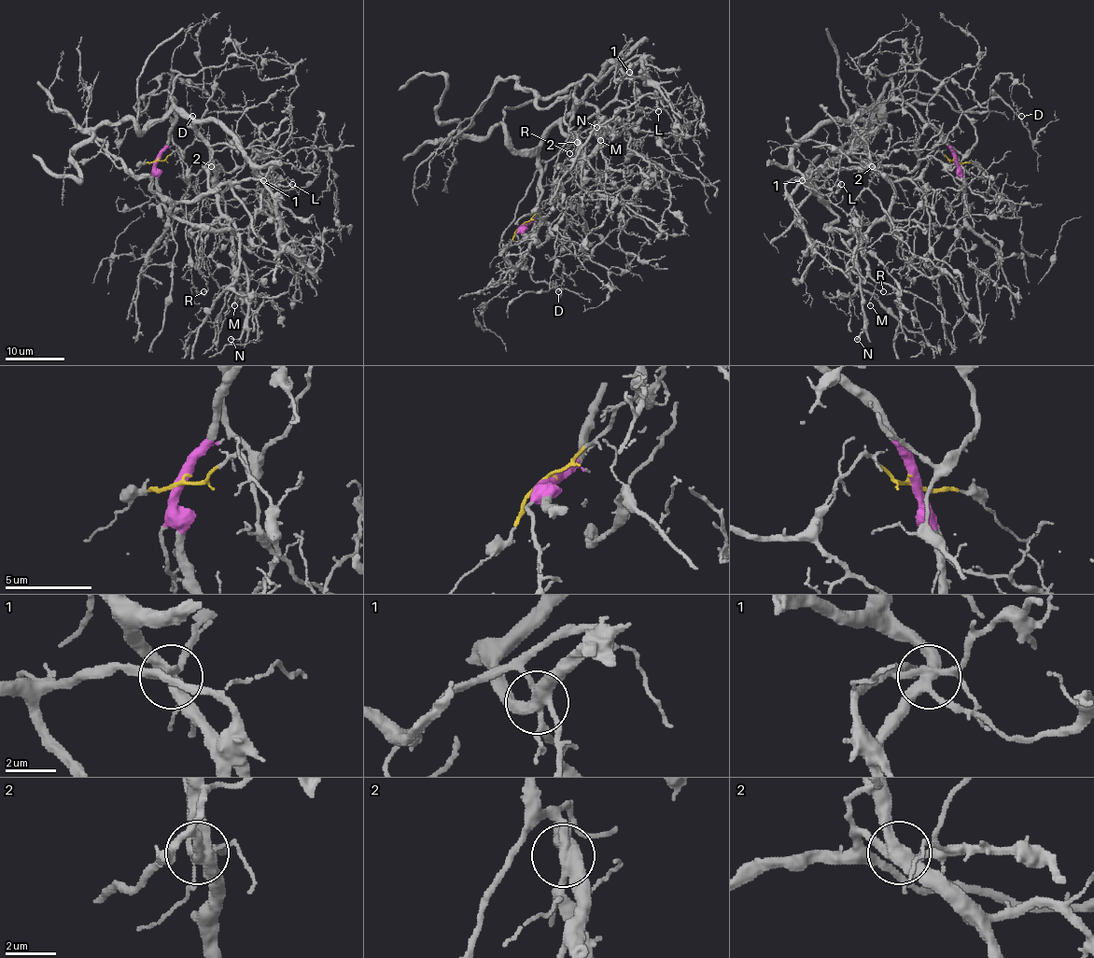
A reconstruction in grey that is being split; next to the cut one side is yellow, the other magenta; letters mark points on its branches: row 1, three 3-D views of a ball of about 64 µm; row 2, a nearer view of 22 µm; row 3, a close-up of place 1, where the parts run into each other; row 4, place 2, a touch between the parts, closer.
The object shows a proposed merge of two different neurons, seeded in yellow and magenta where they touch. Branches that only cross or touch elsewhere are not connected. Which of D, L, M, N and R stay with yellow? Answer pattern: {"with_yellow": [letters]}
{"with_yellow": ["M", "R"]}

